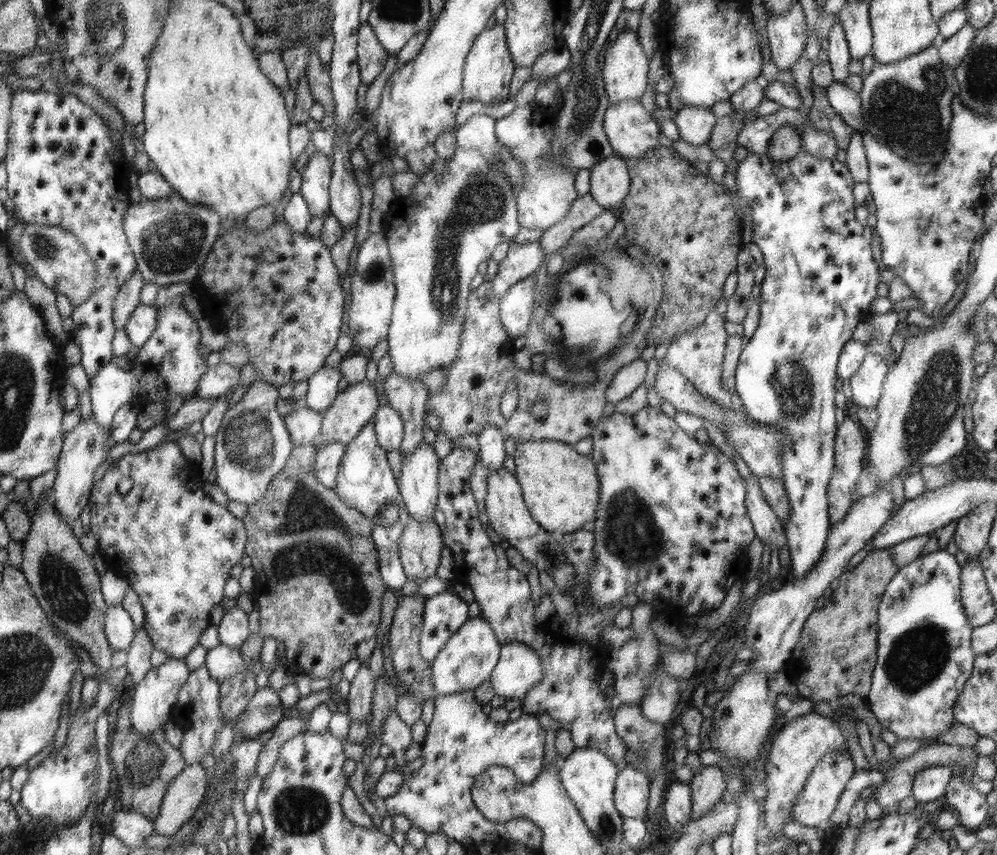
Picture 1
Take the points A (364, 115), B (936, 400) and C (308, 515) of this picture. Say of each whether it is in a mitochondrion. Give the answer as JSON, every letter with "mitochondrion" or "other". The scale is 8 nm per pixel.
{"A":"other","B":"mitochondrion","C":"mitochondrion"}

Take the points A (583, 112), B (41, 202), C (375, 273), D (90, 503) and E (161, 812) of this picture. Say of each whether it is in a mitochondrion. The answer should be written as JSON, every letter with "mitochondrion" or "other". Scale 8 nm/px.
{"A":"mitochondrion","B":"other","C":"mitochondrion","D":"other","E":"other"}

